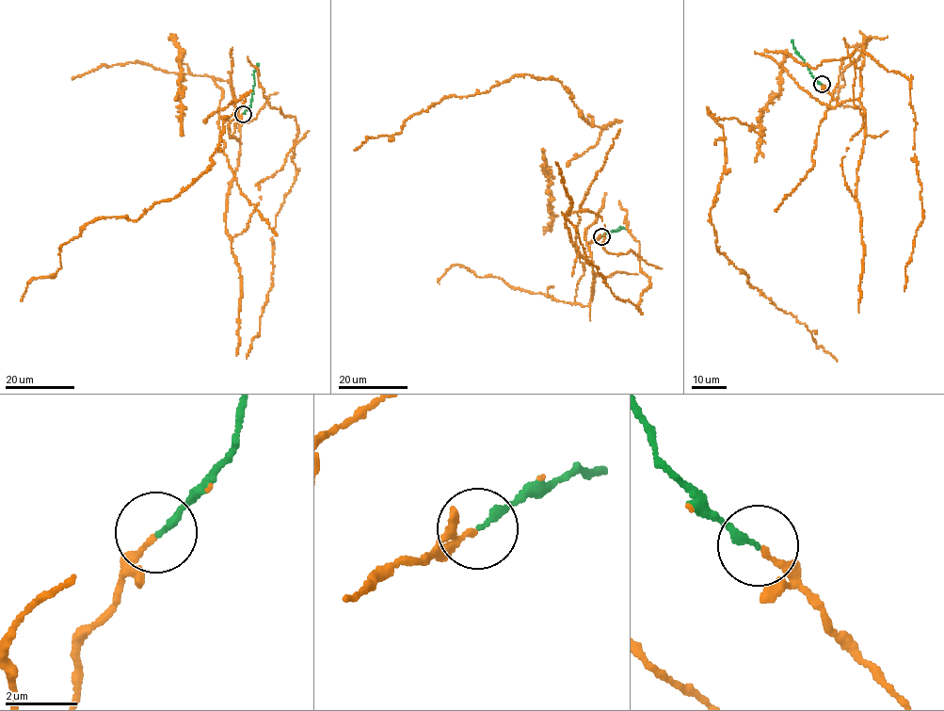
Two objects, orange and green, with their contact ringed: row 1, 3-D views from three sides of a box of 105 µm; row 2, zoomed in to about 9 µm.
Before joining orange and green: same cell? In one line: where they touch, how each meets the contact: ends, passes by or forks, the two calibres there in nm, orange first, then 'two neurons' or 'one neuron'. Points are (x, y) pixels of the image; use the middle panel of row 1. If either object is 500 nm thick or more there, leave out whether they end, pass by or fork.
(601, 236) | orange ends | green ends | 140/190 nm | one neuron

